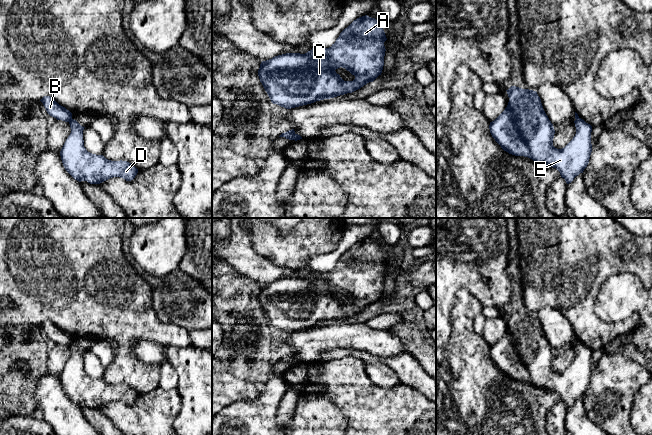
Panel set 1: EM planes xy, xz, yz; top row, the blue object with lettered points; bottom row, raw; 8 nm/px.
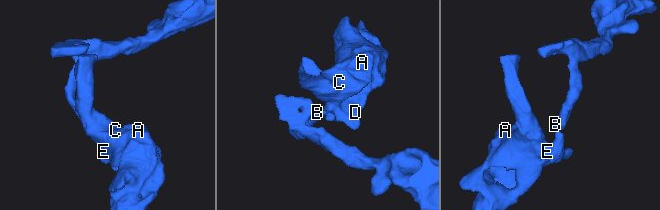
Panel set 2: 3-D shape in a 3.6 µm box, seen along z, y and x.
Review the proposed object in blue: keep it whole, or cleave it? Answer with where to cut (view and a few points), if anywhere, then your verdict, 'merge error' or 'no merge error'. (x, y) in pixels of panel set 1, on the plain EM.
cut xy (71, 342), (68, 345); merge error

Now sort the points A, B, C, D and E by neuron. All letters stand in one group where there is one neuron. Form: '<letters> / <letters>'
A C D E / B

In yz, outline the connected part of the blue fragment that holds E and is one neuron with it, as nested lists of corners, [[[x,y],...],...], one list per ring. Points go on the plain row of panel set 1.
[[[511,310],[507,315],[509,326],[505,334],[492,346],[489,353],[492,361],[509,378],[524,380],[536,387],[556,392],[566,407],[571,407],[587,391],[592,376],[592,350],[577,342],[574,347],[576,358],[562,373],[553,370],[555,354],[546,339],[536,315]]]

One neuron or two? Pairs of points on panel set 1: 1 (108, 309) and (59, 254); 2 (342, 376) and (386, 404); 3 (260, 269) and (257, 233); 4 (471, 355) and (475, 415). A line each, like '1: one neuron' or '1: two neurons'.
1: one neuron
2: one neuron
3: two neurons
4: one neuron

